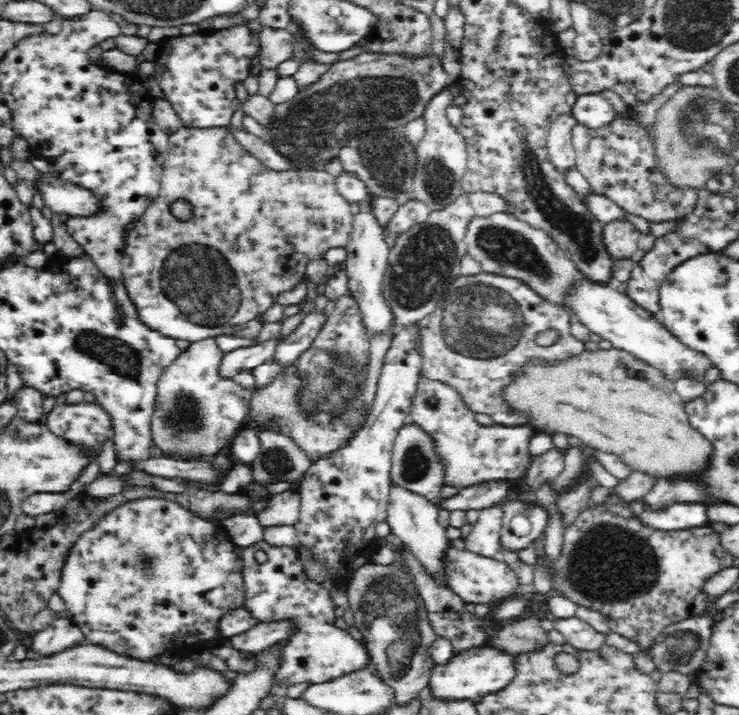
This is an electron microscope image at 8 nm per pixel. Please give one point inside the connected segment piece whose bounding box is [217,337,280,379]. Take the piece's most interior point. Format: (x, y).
(240, 359)

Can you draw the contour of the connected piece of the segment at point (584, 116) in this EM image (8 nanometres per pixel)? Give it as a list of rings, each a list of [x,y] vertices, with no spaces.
[[[599,93],[578,95],[570,113],[576,123],[588,129],[607,128],[618,118],[614,106]]]

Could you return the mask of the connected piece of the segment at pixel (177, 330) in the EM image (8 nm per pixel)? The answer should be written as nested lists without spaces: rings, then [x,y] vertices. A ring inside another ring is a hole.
[[[182,126],[168,136],[170,142],[167,159],[163,164],[163,173],[159,195],[149,208],[140,215],[138,222],[132,223],[126,234],[123,250],[121,283],[127,290],[138,313],[138,318],[152,330],[161,332],[172,338],[197,341],[222,334],[234,334],[244,330],[250,320],[256,319],[258,313],[264,313],[273,306],[279,294],[292,290],[305,276],[307,262],[322,259],[329,248],[346,246],[354,226],[354,216],[350,204],[338,193],[335,177],[322,170],[298,171],[297,169],[272,170],[252,153],[238,144],[234,135],[226,127],[193,128]],[[182,199],[192,206],[193,216],[188,221],[182,221],[172,215],[170,207],[175,201]]]

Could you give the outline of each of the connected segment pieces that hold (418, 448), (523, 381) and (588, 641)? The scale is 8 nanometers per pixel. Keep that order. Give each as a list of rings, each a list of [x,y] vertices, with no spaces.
[[[412,420],[406,421],[398,429],[398,434],[393,440],[390,478],[394,483],[433,502],[440,497],[440,490],[444,486],[444,478],[446,478],[446,463],[436,453],[434,437]]]
[[[594,348],[594,350],[583,350],[578,355],[570,356],[565,359],[542,359],[540,357],[527,359],[526,364],[511,376],[511,379],[499,388],[499,396],[508,405],[510,410],[521,413],[526,419],[527,424],[536,432],[547,433],[550,435],[562,433],[569,437],[581,440],[584,445],[594,447],[598,450],[615,454],[630,466],[633,471],[642,471],[654,475],[654,477],[669,477],[670,475],[698,474],[707,464],[707,458],[711,451],[711,444],[700,434],[690,423],[687,412],[684,410],[683,400],[677,393],[674,383],[666,377],[662,369],[658,369],[646,363],[634,354],[624,352],[618,348]]]
[[[558,618],[552,620],[554,627],[564,635],[564,640],[580,650],[596,650],[606,640],[606,634],[598,632],[584,620],[572,618]]]

